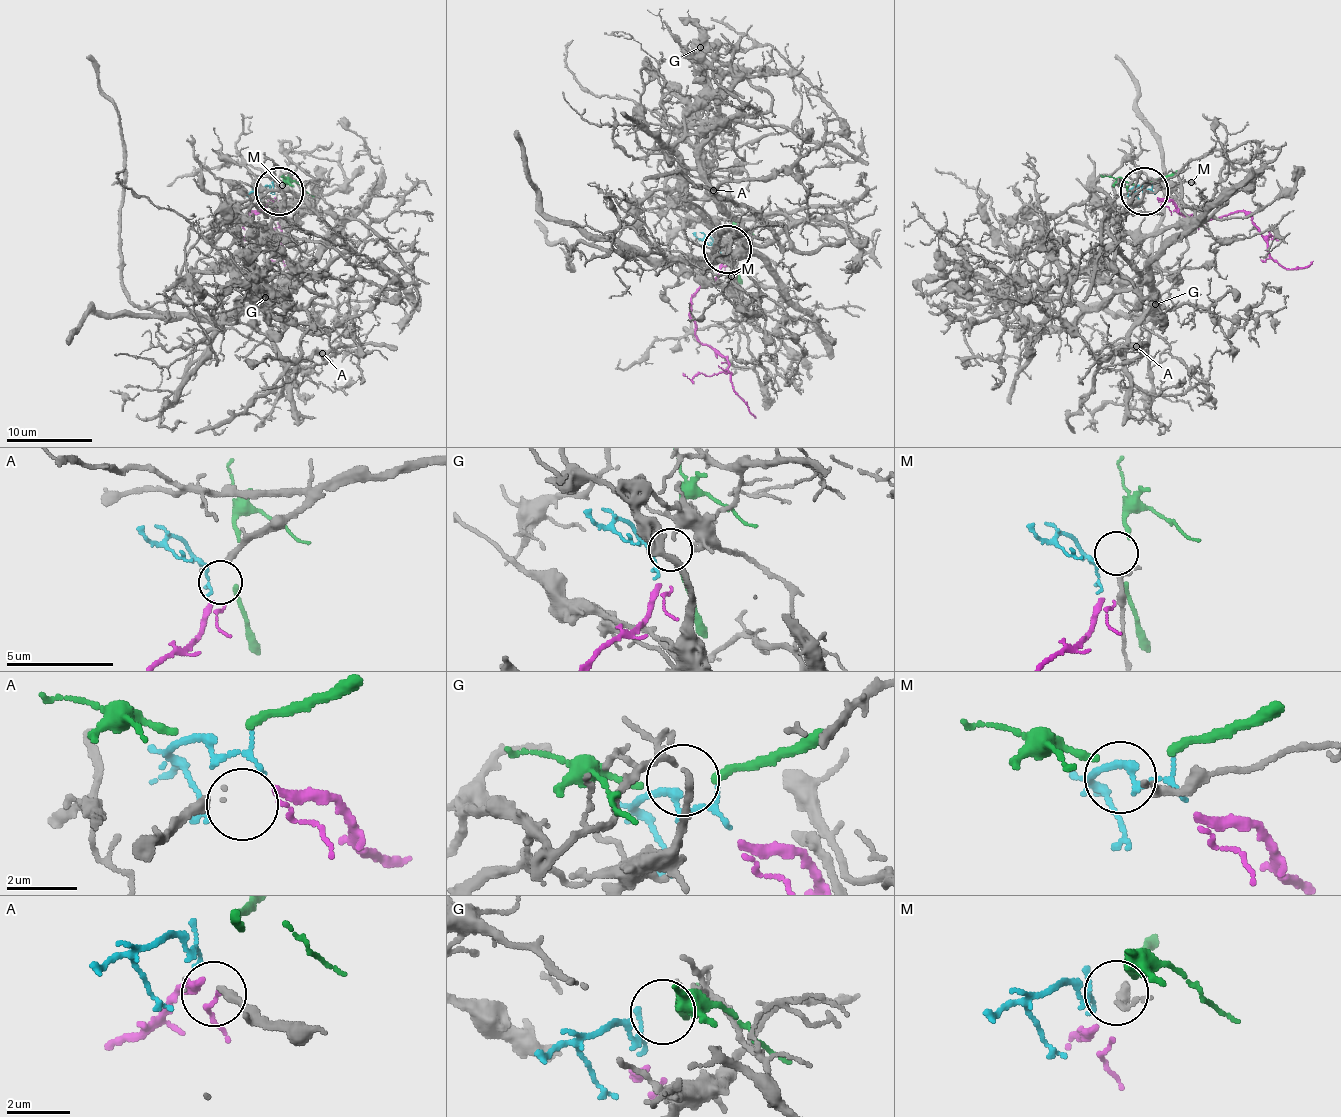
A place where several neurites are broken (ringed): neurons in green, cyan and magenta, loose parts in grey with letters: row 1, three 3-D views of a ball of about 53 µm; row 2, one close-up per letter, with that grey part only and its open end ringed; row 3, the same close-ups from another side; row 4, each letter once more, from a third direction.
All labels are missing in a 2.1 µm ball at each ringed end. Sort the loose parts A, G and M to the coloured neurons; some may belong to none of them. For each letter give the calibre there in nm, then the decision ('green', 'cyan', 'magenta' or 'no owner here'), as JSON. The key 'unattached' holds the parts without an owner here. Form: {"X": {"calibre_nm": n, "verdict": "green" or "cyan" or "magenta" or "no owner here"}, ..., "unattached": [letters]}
{"A": {"calibre_nm": 280, "verdict": "magenta"}, "G": {"calibre_nm": 120, "verdict": "cyan"}, "M": {"calibre_nm": 240, "verdict": "no owner here"}, "unattached": ["M"]}

